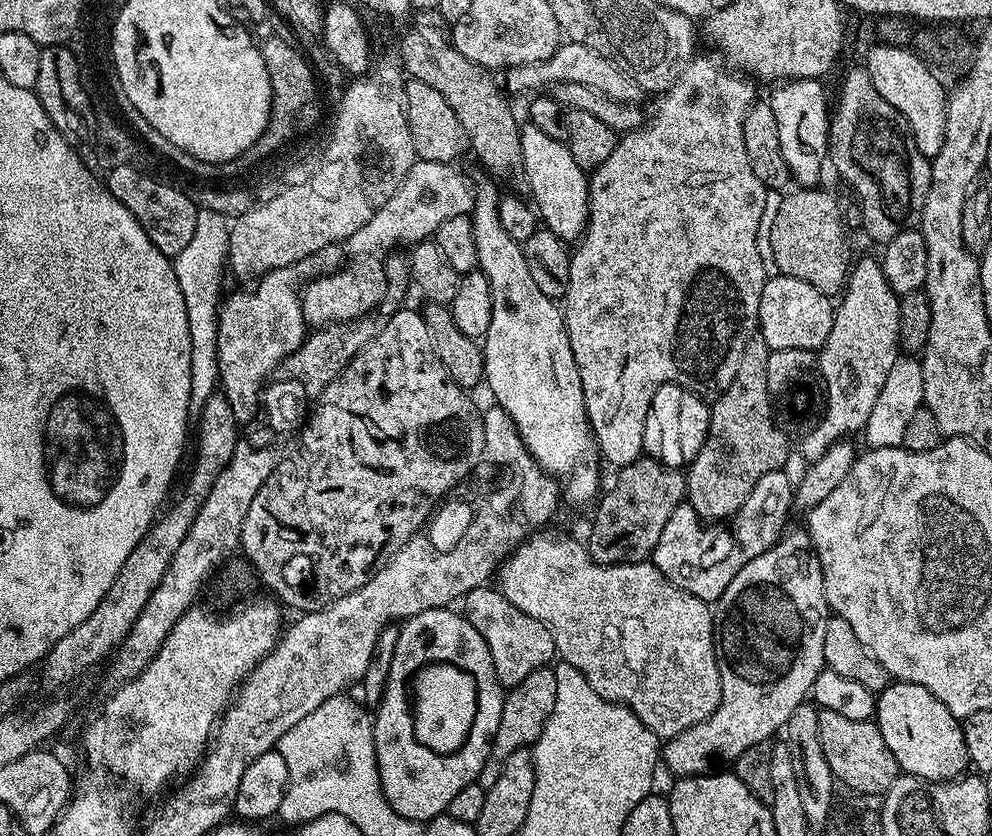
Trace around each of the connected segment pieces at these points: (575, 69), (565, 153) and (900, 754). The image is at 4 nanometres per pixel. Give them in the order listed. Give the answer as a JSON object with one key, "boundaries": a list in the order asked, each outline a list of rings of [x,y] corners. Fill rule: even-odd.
{"boundaries":[[[[571,42],[561,43],[560,48],[554,50],[554,54],[550,54],[550,58],[546,58],[541,64],[514,66],[507,69],[503,76],[503,87],[509,93],[528,92],[527,94],[532,94],[537,90],[547,89],[558,82],[583,82],[586,86],[594,86],[594,90],[602,90],[604,94],[618,102],[633,103],[639,101],[642,96],[640,87],[610,58],[590,50],[590,46],[582,46]]],[[[525,123],[520,129],[520,141],[524,159],[523,179],[528,180],[528,188],[533,196],[531,199],[543,227],[562,241],[579,241],[588,224],[589,173],[578,166],[578,162],[574,162],[574,154],[570,154],[565,141],[549,138],[538,130],[538,126]]],[[[889,683],[876,697],[874,719],[882,730],[882,738],[886,738],[886,746],[890,746],[890,754],[894,754],[894,758],[907,775],[921,776],[923,780],[955,780],[965,775],[969,762],[961,721],[954,714],[950,714],[950,710],[946,710],[946,706],[942,706],[942,702],[934,698],[934,694],[930,694],[926,686]]]]}

